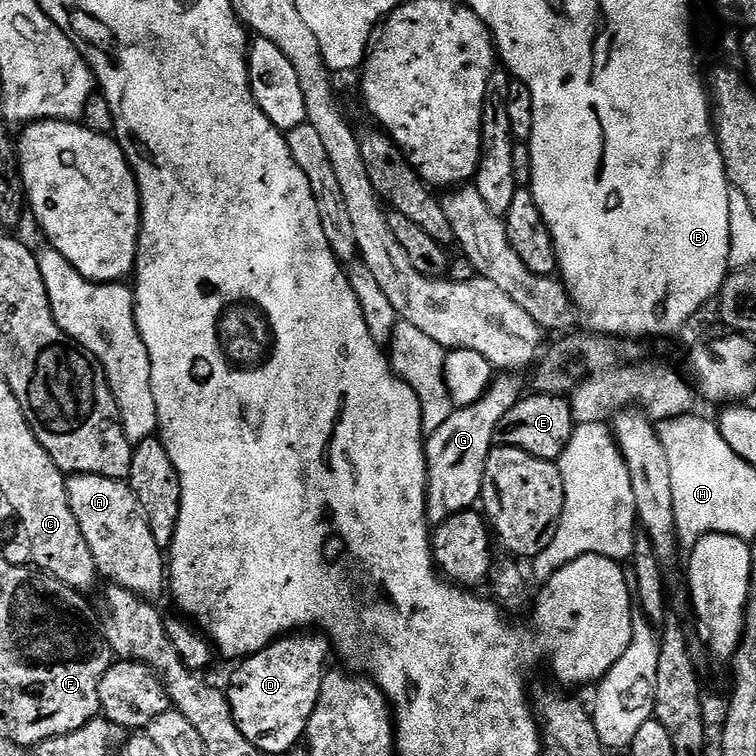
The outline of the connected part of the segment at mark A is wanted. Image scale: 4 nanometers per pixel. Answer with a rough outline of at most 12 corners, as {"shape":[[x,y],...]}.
{"shape":[[69,475],[78,530],[109,585],[155,601],[166,552],[128,483]]}

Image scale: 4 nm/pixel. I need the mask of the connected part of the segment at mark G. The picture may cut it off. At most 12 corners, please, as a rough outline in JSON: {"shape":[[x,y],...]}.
{"shape":[[479,401],[427,437],[428,523],[484,495],[495,417]]}

